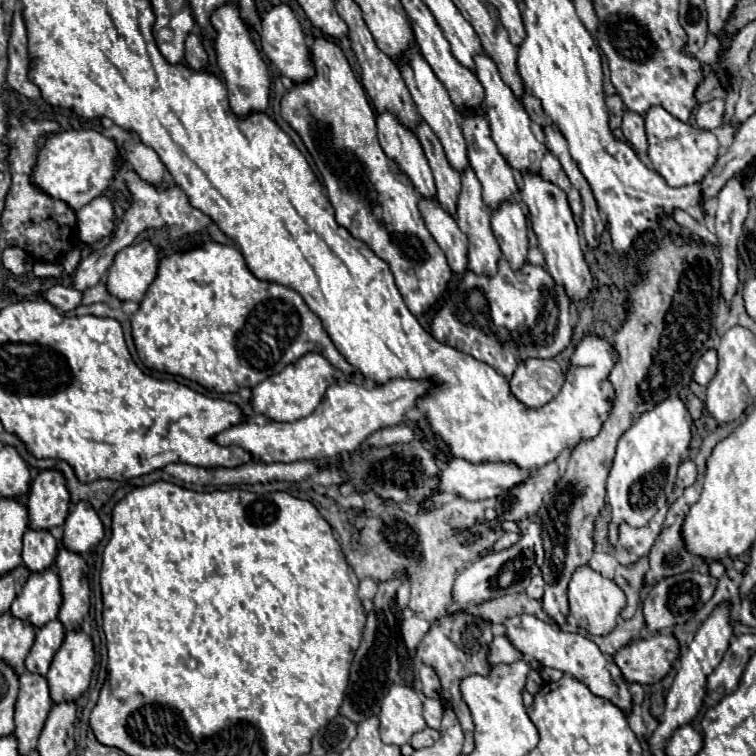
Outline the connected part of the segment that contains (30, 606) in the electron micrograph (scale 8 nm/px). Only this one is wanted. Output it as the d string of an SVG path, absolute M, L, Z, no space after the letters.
M48 568L44 572L34 572L28 576L22 592L12 602L10 612L16 618L28 620L34 626L44 626L58 616L60 604L60 578L54 568Z

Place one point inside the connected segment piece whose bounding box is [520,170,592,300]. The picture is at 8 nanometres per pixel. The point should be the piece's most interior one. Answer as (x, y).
(551, 217)

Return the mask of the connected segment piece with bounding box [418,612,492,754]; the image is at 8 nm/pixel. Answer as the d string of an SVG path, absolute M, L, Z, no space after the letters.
M460 612L460 616L442 616L440 622L432 624L428 634L418 644L418 658L436 670L440 684L442 684L440 698L446 706L450 706L456 712L456 718L464 730L466 740L464 740L462 754L470 754L474 750L474 734L472 734L474 724L468 714L468 706L464 704L462 694L460 694L460 680L464 680L464 676L470 676L470 674L488 676L488 672L490 672L490 664L488 664L490 642L492 642L492 624L488 620L478 622L476 616L472 616L470 612Z

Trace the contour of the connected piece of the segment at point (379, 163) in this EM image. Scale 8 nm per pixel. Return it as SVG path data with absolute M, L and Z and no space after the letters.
M314 38L310 46L310 60L314 64L314 76L304 82L294 82L294 86L286 90L280 102L280 114L298 132L306 150L314 158L316 168L320 170L324 186L328 190L328 198L334 206L338 224L344 226L354 238L368 244L368 248L390 266L390 272L396 278L396 286L408 310L420 316L440 298L452 276L446 256L424 226L424 220L418 212L418 196L412 180L404 176L396 160L388 158L380 148L376 138L376 116L362 84L354 76L340 46L326 38Z

